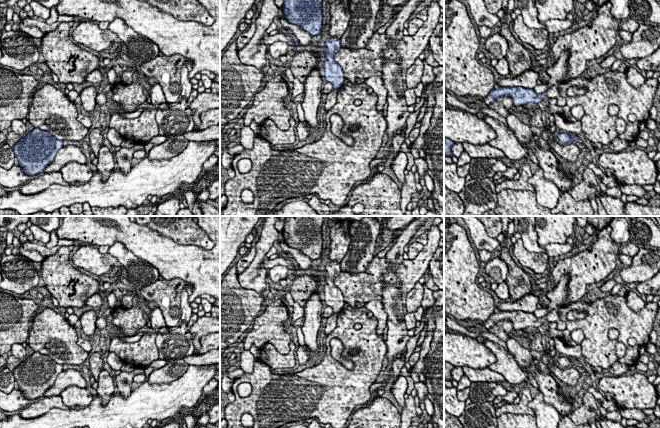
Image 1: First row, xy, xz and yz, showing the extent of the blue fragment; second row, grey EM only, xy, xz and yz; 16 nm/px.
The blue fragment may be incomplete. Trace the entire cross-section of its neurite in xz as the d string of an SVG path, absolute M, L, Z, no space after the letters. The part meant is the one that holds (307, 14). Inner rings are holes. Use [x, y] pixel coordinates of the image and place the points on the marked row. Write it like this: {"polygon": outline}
{"polygon": "M284 0L283 13L289 23L298 25L312 36L322 31L322 0Z"}

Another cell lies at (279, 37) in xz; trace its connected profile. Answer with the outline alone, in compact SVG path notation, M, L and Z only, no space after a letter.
M277 33L275 35L265 35L260 43L265 44L266 46L269 46L275 42L286 42L288 44L291 44L292 42L287 38L286 35L282 33Z

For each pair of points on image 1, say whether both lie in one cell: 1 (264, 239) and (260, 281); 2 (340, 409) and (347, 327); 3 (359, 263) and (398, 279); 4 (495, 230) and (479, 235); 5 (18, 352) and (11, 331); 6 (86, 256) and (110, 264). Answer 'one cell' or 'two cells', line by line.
1: one cell
2: one cell
3: two cells
4: two cells
5: two cells
6: one cell

